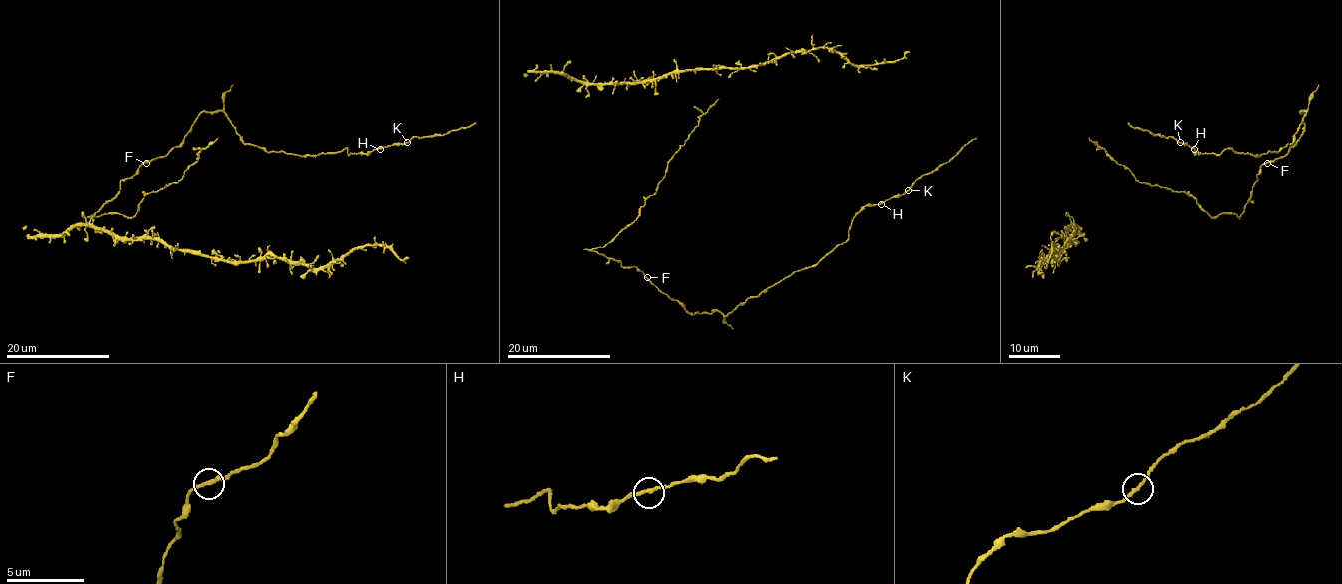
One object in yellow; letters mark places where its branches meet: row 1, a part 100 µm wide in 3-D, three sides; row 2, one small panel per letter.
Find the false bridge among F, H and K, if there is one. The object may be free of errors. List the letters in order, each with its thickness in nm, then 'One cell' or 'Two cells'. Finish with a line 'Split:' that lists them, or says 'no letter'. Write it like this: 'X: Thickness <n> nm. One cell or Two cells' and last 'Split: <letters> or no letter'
F: Thickness 200 nm. One cell
H: Thickness 220 nm. One cell
K: Thickness 220 nm. One cell
Split: no letter

